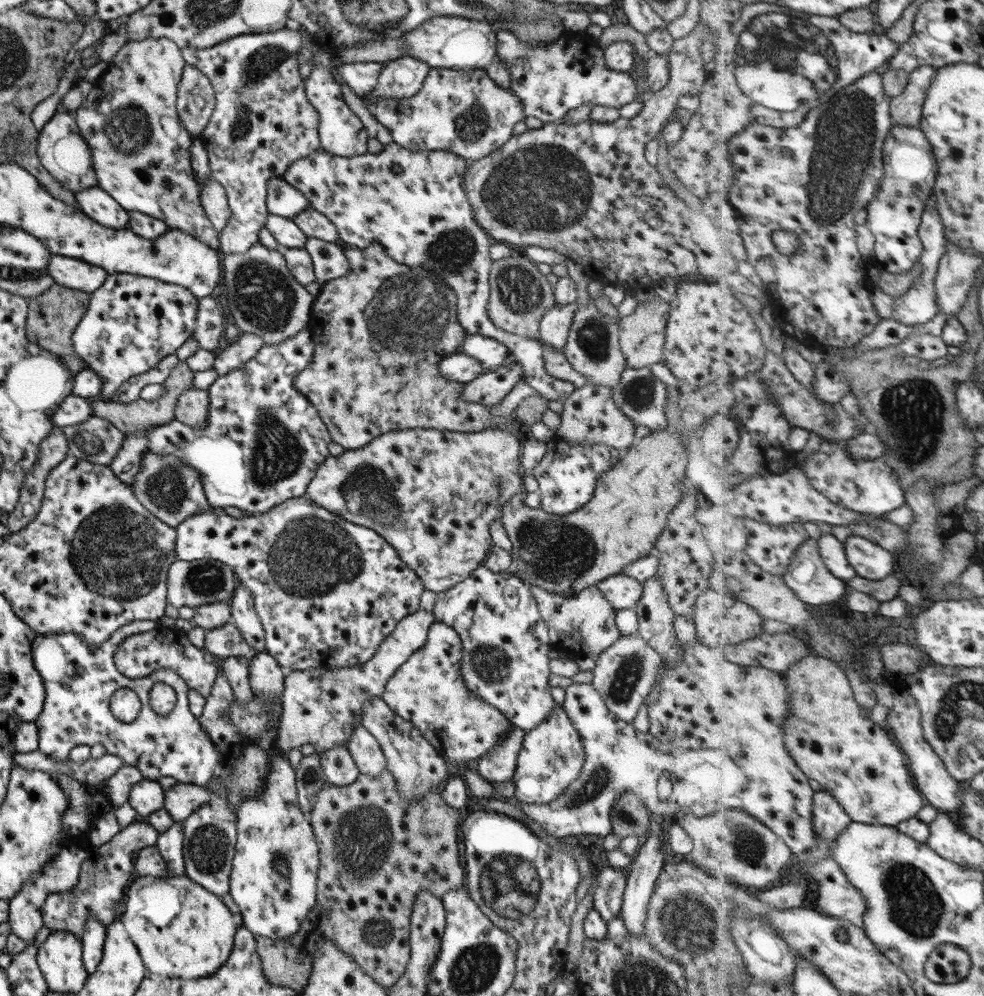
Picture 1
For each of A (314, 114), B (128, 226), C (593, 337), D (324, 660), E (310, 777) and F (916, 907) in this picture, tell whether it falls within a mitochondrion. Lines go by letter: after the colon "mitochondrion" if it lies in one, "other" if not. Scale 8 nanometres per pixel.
A: other
B: other
C: mitochondrion
D: other
E: mitochondrion
F: mitochondrion

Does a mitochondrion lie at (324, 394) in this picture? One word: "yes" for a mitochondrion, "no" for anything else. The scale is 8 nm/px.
no

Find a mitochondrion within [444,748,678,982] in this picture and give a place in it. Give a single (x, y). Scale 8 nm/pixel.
(507, 885)

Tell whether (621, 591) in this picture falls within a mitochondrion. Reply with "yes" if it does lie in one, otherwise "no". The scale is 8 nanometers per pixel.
no

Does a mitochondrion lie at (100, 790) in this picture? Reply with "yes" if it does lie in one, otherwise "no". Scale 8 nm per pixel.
no

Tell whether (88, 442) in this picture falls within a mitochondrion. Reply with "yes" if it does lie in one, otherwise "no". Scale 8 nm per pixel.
yes

